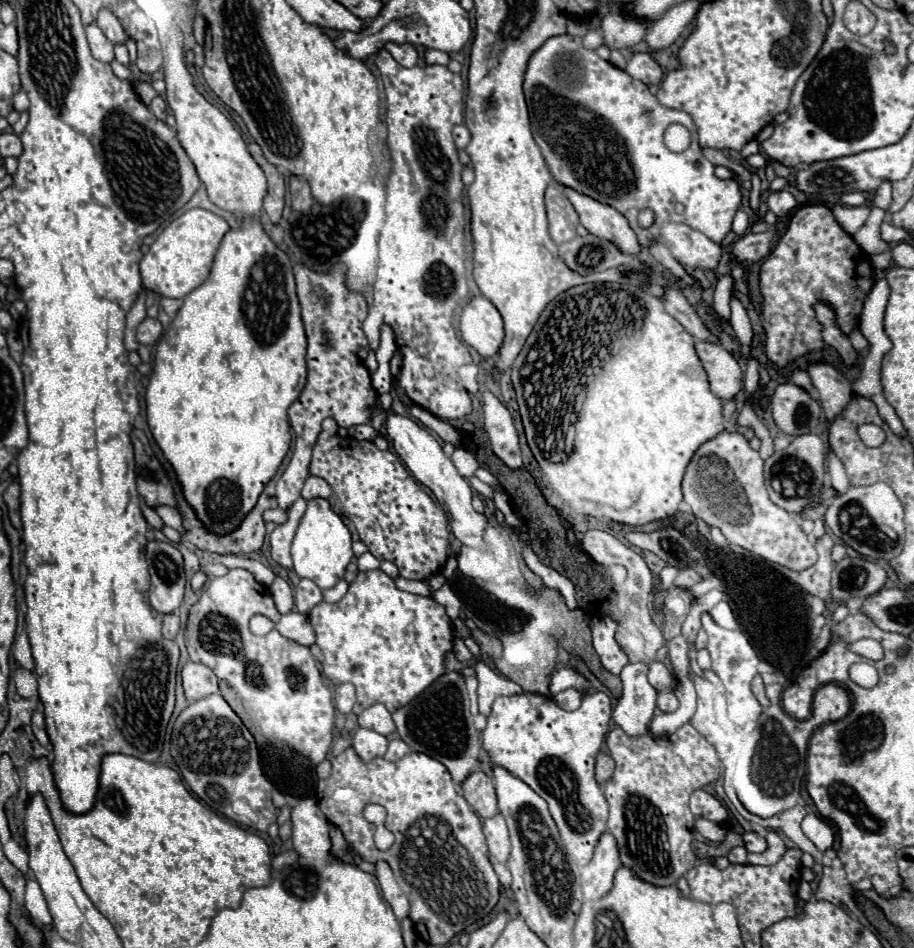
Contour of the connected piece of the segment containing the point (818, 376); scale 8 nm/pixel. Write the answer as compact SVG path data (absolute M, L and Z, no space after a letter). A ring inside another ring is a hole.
M824 363L810 365L808 375L812 377L812 385L818 389L818 395L822 401L820 405L826 413L826 419L832 423L850 403L852 385L832 365L824 365Z

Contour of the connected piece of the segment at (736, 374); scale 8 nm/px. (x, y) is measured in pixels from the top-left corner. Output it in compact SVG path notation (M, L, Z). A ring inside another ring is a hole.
M706 341L696 343L696 353L708 373L712 393L720 399L734 399L742 389L742 369L736 359L724 347Z

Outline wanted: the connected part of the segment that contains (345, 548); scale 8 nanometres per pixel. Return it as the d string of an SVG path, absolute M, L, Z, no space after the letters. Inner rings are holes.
M326 499L308 501L308 509L300 521L300 527L292 543L292 561L296 575L312 579L322 591L332 589L344 577L352 557L354 553L352 553L350 531L342 523L342 519L330 509L330 503Z

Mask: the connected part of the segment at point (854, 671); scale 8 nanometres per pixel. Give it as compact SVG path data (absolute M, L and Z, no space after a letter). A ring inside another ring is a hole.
M854 663L848 675L860 687L874 687L878 683L878 671L870 663Z

